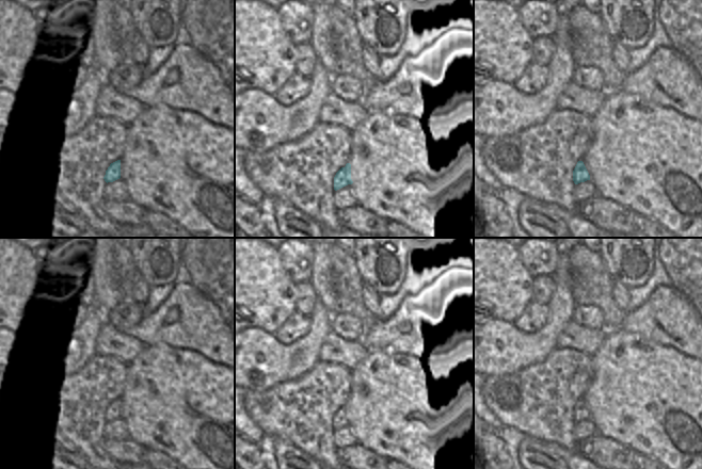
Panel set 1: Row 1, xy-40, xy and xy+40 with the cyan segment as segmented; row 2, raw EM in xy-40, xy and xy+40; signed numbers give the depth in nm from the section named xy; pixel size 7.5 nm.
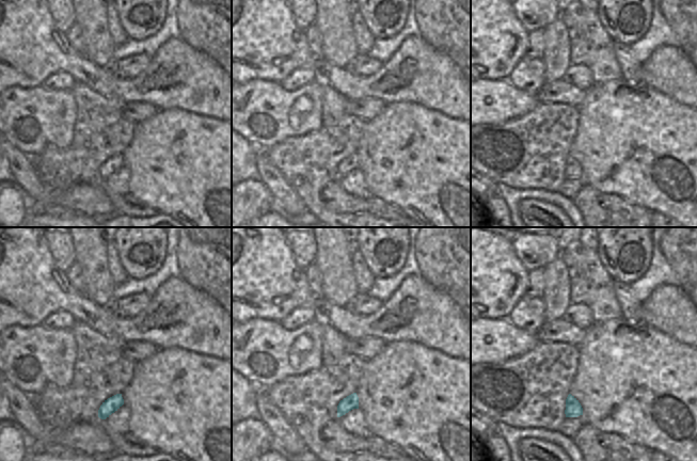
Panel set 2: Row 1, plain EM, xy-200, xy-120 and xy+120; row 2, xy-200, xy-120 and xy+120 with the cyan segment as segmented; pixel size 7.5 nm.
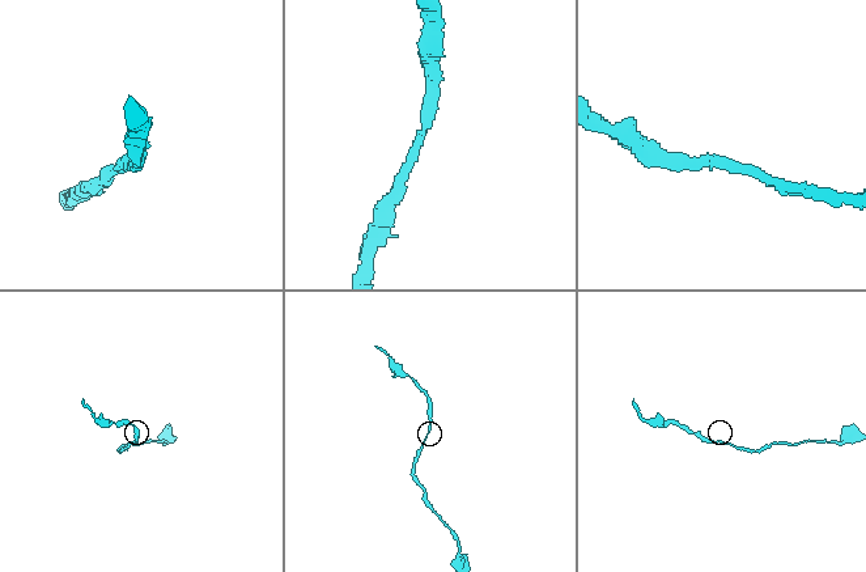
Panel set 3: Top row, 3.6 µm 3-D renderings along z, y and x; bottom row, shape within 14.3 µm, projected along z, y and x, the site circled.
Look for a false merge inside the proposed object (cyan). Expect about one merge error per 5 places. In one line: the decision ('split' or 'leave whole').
leave whole

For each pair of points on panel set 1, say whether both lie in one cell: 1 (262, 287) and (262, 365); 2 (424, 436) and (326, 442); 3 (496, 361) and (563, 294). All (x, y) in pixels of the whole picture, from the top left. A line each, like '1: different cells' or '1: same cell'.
1: different cells
2: different cells
3: same cell

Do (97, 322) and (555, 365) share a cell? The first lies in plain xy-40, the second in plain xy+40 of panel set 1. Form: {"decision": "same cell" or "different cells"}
{"decision": "different cells"}

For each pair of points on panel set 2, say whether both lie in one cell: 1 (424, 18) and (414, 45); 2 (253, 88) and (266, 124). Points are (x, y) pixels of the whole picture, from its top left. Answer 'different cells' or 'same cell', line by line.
1: different cells
2: same cell

